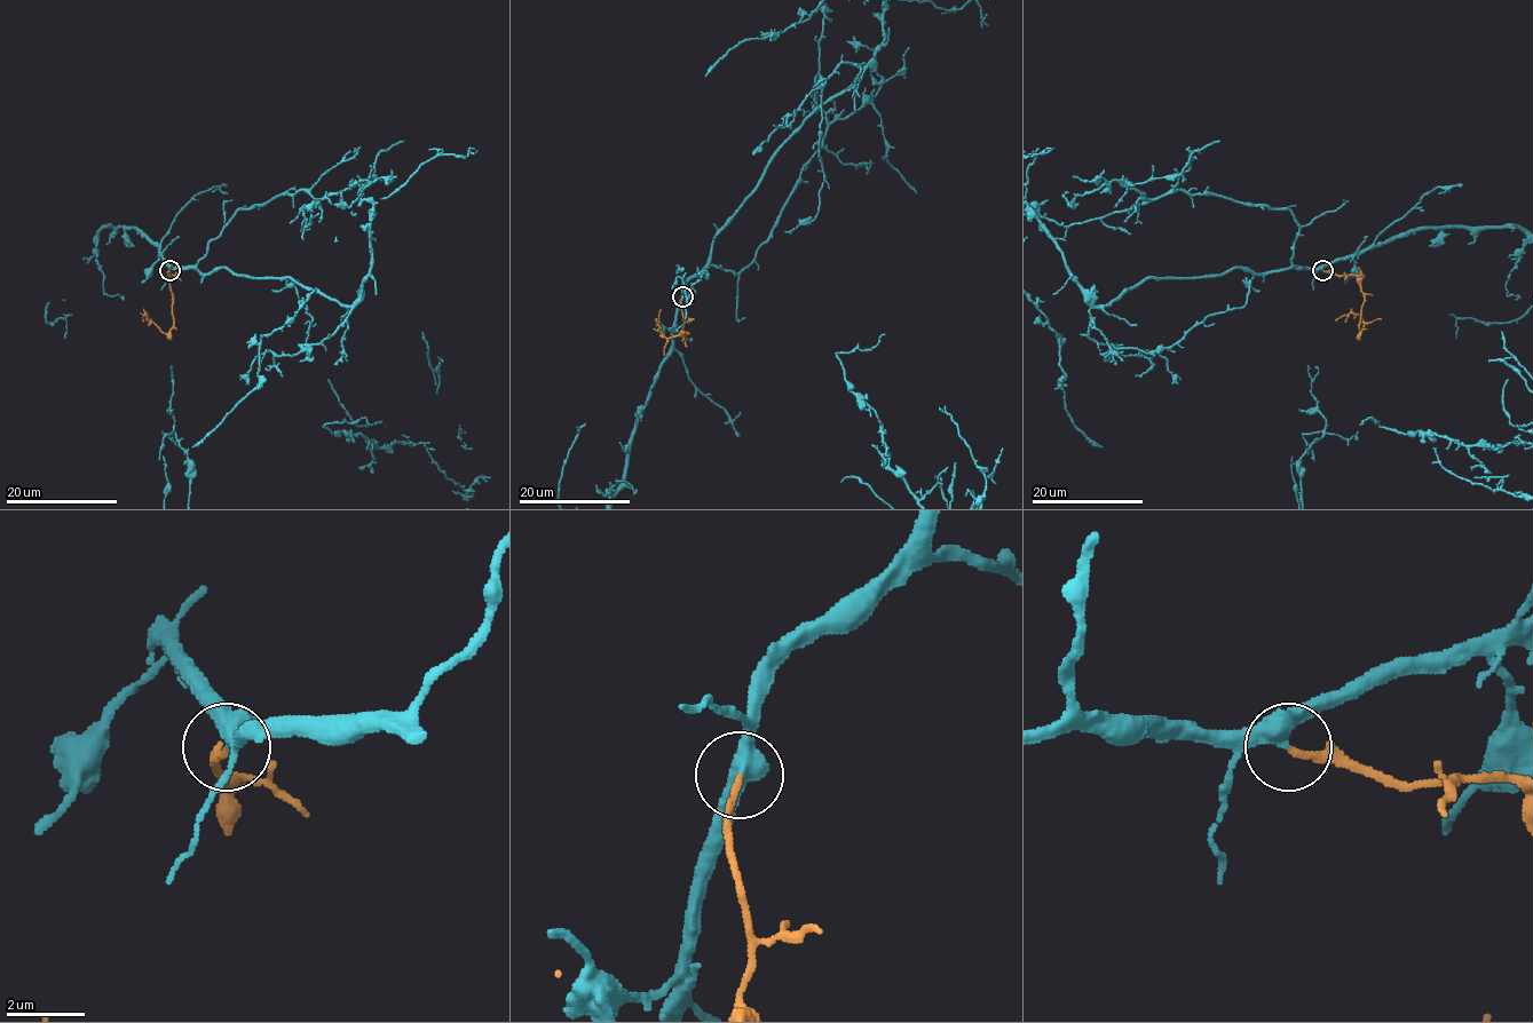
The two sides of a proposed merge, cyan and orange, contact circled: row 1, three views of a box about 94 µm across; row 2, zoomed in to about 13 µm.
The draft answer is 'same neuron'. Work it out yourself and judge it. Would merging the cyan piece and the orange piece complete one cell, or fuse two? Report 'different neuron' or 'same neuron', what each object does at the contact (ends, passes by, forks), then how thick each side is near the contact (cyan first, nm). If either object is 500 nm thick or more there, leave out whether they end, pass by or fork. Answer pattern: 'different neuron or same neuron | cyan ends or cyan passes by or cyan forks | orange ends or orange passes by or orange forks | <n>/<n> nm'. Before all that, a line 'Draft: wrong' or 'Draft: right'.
Draft: right
same neuron | cyan passes by | orange ends | 400/160 nm

